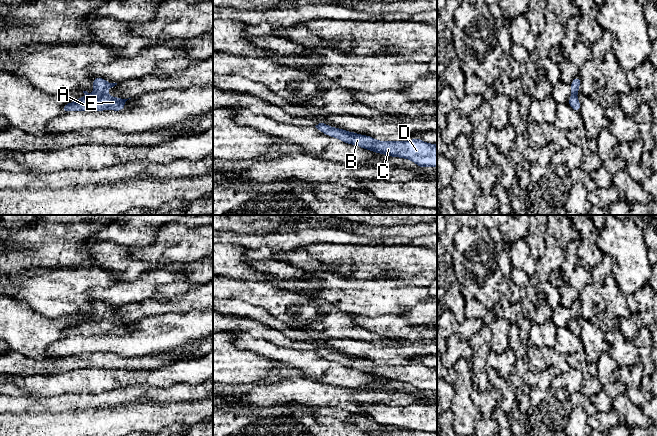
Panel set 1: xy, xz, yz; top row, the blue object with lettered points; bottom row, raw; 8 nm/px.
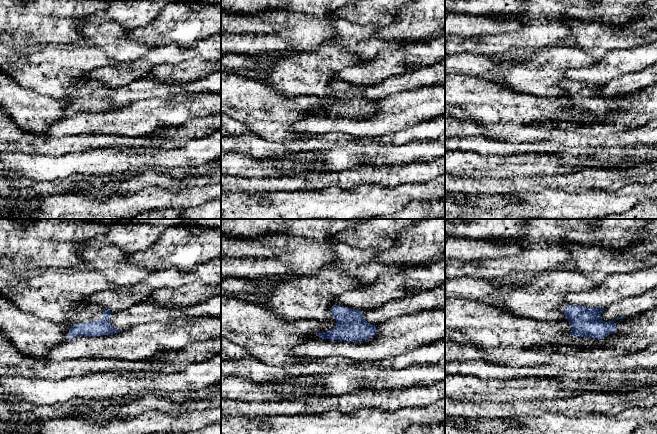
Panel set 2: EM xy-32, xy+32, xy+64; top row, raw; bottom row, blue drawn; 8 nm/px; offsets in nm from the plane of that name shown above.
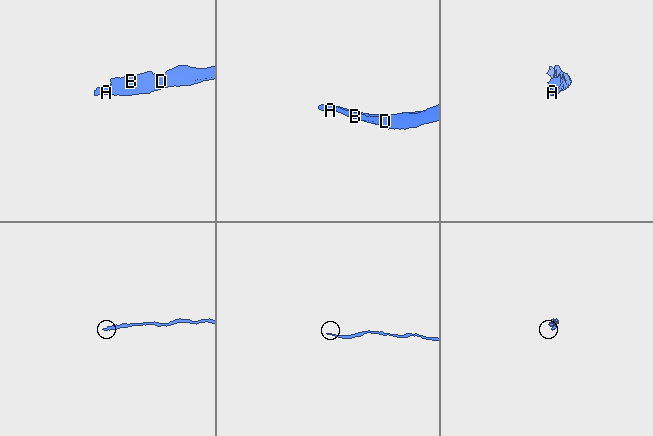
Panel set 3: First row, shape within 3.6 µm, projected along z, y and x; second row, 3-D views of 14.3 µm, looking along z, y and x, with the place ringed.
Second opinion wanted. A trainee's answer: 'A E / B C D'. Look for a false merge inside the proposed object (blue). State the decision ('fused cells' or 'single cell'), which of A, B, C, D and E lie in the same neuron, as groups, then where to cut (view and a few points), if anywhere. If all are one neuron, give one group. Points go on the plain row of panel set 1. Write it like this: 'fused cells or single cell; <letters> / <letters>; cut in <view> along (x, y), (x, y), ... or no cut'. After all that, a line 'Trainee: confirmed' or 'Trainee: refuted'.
single cell; A B C D E; no cut
Trainee: refuted

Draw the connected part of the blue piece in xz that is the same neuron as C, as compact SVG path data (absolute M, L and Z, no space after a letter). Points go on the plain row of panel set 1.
M324 347L315 350L323 358L351 369L359 370L390 381L409 383L421 392L437 392L437 368L426 367L420 362L409 365L379 365L368 359L349 356Z

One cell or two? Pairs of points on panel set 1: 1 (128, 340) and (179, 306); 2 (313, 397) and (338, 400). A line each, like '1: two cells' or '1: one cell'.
1: two cells
2: one cell

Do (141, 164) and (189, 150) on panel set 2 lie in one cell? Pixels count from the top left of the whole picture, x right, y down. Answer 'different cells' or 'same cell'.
same cell

